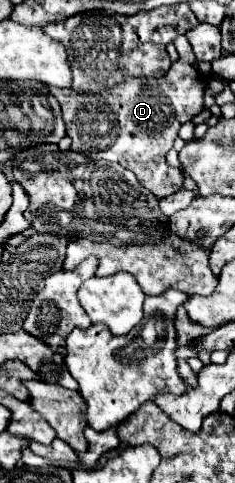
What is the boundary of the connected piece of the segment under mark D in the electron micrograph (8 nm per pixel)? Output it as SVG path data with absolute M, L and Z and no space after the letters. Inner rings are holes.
M177 35L173 43L181 59L175 61L161 79L123 81L121 85L95 95L49 87L51 95L55 95L61 105L67 135L73 139L71 151L91 159L115 161L125 169L131 169L139 183L159 199L183 189L185 175L167 165L165 153L173 147L179 127L203 111L203 79L193 67L195 57L189 39Z

